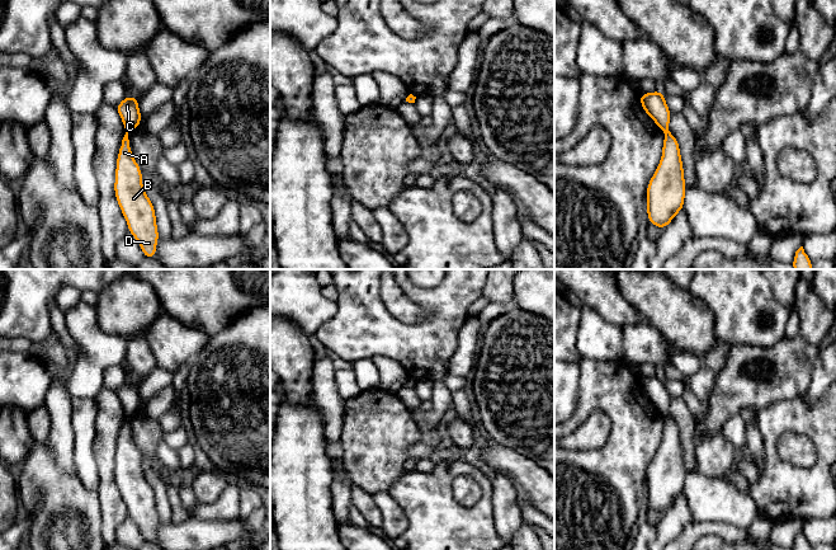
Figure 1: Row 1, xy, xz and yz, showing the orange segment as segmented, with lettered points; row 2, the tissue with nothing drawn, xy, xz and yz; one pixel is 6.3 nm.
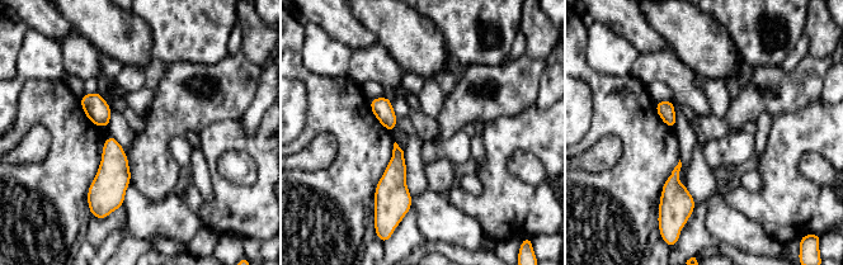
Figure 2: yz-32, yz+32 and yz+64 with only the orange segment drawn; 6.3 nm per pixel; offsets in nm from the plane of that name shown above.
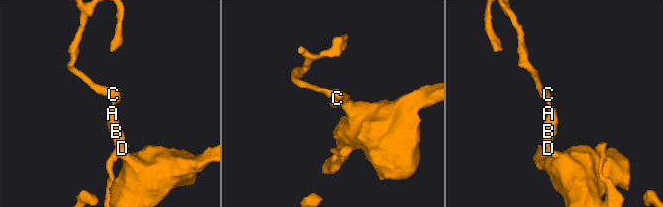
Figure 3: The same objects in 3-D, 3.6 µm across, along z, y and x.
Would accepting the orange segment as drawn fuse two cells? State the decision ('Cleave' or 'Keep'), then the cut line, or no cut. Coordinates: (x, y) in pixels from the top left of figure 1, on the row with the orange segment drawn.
Cleave. Split along yz (669, 131), (665, 132)

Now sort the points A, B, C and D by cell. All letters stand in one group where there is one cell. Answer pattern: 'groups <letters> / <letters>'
groups A B D / C

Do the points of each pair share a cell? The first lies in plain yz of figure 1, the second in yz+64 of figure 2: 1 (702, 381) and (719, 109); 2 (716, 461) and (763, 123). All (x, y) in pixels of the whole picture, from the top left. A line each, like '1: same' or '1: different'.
1: same
2: different

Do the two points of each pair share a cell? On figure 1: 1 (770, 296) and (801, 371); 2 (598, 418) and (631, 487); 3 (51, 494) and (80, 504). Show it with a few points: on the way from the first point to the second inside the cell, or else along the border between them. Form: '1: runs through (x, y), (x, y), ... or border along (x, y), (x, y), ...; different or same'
1: border along (784, 337), (770, 346), (756, 347); different
2: border along (600, 409), (610, 424), (608, 438), (580, 451); different
3: runs through (58, 502), (61, 504), (72, 504); same

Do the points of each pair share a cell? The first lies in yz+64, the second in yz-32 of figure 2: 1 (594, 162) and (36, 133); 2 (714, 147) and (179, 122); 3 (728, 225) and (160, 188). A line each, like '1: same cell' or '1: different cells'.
1: same cell
2: different cells
3: different cells

